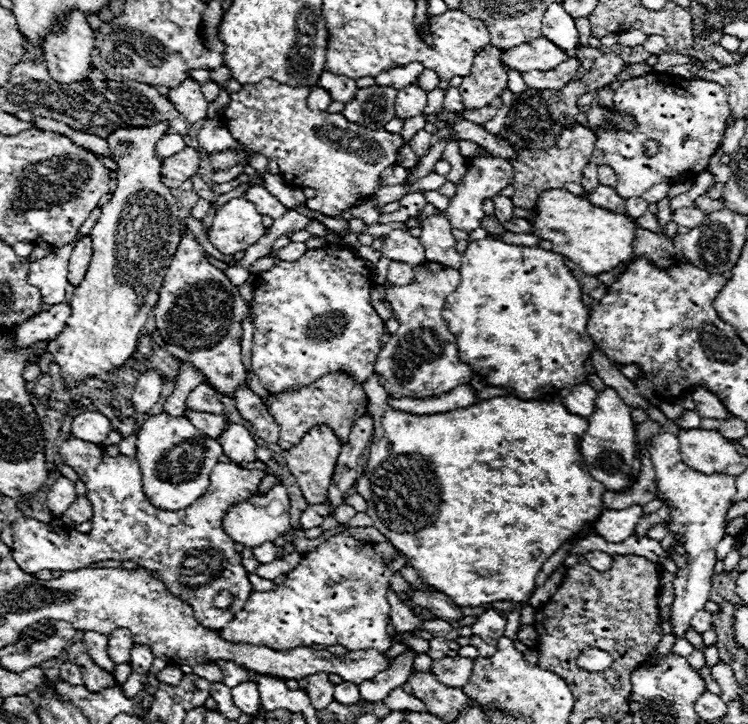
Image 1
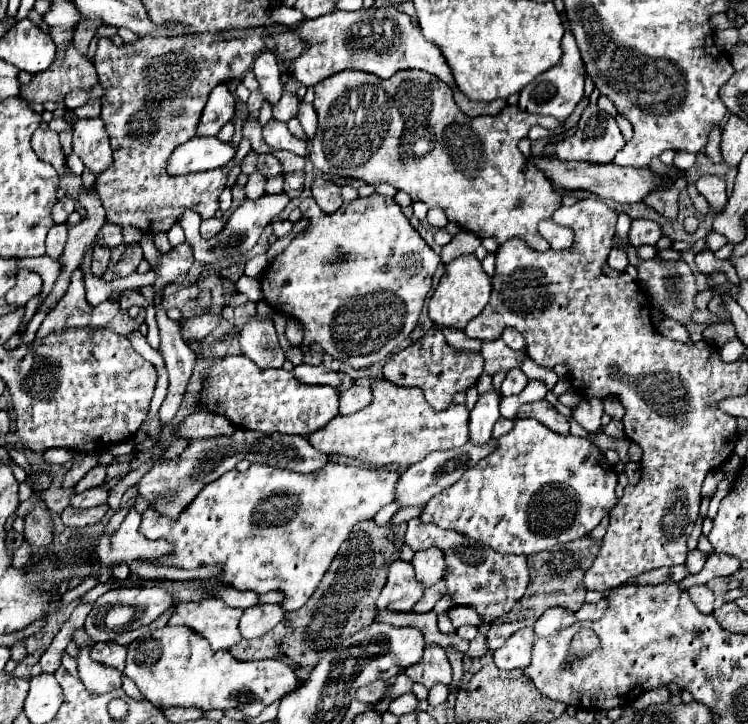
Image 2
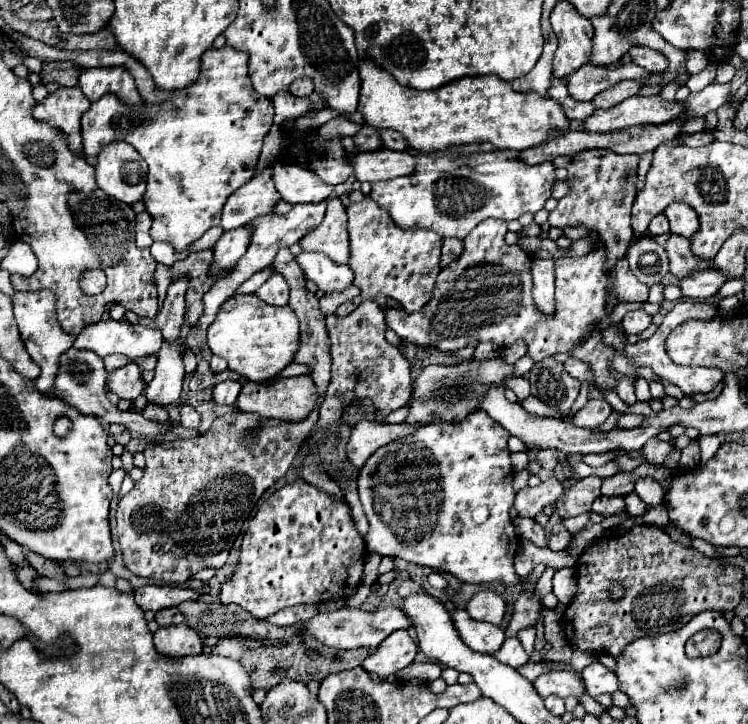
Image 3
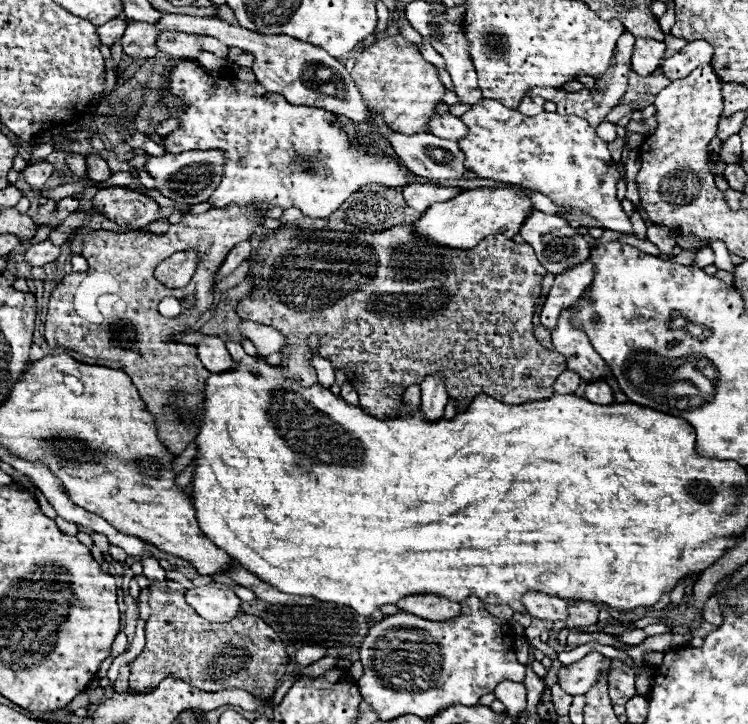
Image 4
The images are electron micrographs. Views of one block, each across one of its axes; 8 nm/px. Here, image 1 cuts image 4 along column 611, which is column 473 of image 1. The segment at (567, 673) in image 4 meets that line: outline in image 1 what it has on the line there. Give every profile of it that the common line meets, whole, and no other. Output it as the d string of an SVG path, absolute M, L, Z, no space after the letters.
M446 656L442 660L432 662L432 674L450 688L464 688L470 680L472 668L474 668L474 660L464 656L456 656L456 658Z

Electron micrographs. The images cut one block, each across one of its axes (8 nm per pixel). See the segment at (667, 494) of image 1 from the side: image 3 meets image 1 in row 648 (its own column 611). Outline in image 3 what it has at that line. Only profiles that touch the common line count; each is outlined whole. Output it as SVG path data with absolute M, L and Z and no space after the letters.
M592 662L588 664L584 670L582 670L582 678L584 678L584 684L588 688L588 694L590 696L598 696L602 692L616 692L618 690L618 680L614 678L614 674L600 662Z

